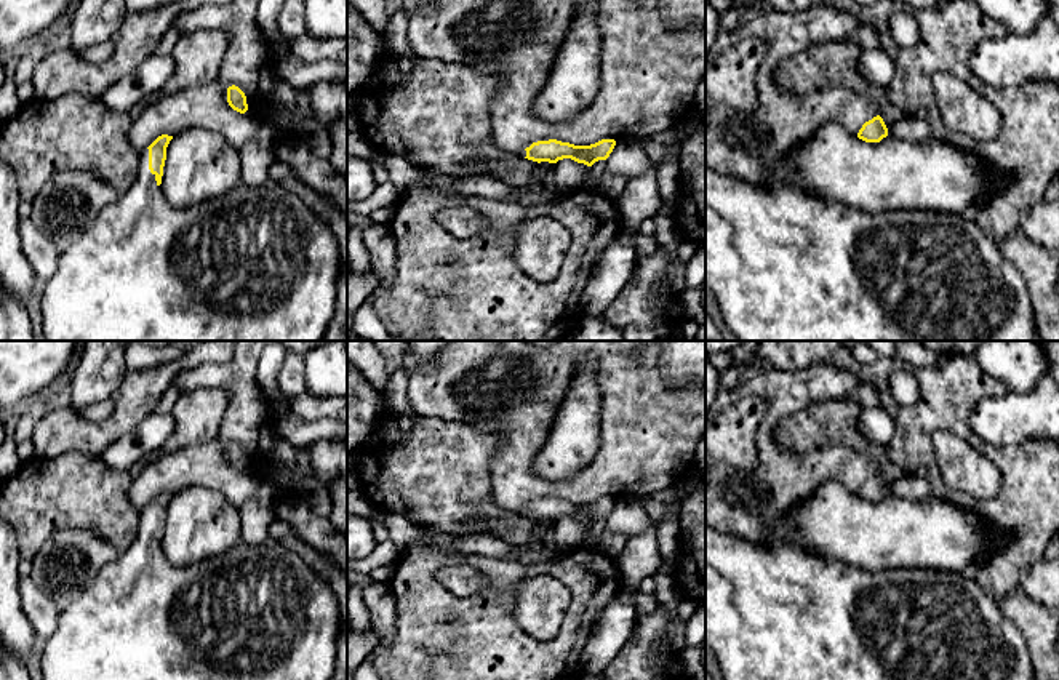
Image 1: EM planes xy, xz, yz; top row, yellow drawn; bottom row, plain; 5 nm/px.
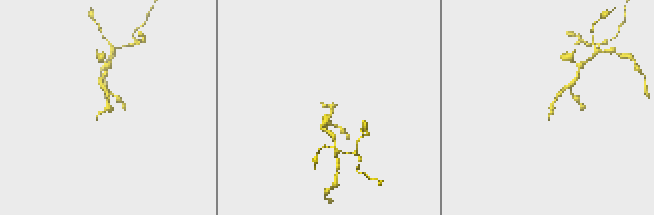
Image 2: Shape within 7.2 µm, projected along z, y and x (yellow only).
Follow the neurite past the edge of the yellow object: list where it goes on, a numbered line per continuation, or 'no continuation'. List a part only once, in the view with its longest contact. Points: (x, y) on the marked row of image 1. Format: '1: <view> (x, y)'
1: xy (255, 264)

